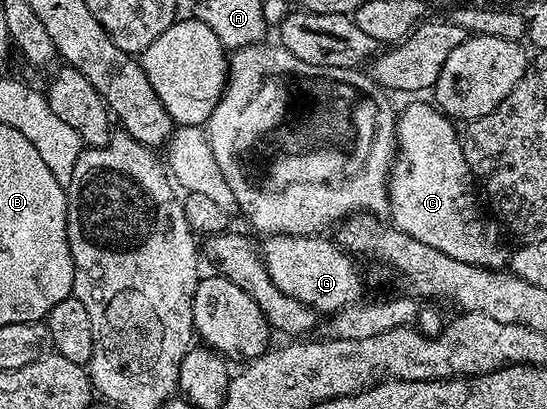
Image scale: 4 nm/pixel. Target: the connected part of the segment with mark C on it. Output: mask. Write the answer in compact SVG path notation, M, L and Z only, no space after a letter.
M412 103L408 108L404 107L396 120L398 158L393 163L388 177L391 222L399 231L421 239L426 245L446 253L446 257L454 257L454 261L466 261L475 267L503 268L509 262L510 251L509 248L504 248L504 243L500 240L501 224L495 218L489 217L486 211L484 216L484 211L476 200L478 187L471 169L466 165L464 145L458 134L457 124L439 107L428 103Z

